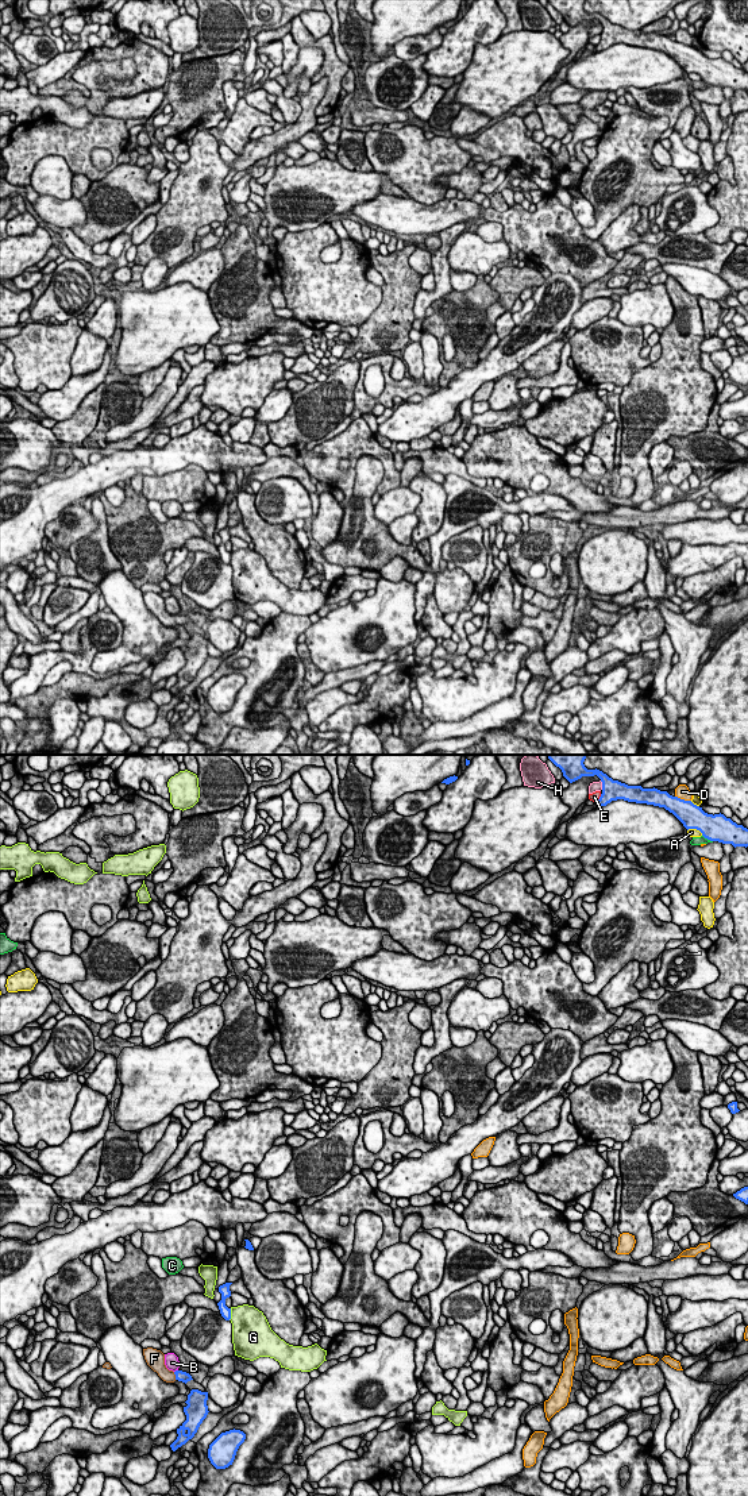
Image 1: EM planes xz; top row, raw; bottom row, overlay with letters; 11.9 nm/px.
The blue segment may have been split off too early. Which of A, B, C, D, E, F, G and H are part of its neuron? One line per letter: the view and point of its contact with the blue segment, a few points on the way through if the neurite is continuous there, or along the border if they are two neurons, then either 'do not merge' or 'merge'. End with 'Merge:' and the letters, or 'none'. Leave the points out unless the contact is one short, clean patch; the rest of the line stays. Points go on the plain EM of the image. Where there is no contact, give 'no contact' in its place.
A: contact xz (696, 72); do not merge
B: contact xz (176, 615); do not merge
C: contact xz (708, 83); do not merge
D: contact xz (683, 43); do not merge
E: contact xz (600, 42); do not merge
F: contact xz (176, 620); way xz (181, 620), (176, 620), (169, 620), (158, 609); merge
G: contact xz (230, 558); do not merge
H: contact xz (602, 29); do not merge
Merge: F

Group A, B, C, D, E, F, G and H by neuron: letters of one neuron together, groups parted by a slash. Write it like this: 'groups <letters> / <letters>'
groups A / B / C / D / E / F / G / H

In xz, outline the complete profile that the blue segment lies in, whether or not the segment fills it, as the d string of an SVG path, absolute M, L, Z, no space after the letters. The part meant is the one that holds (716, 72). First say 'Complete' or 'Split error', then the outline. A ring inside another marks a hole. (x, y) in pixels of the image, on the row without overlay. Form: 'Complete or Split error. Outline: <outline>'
Complete. Outline: M548 0L548 3L562 14L563 20L570 27L582 20L597 19L602 26L602 38L595 46L597 51L606 50L617 43L664 51L672 57L687 74L697 73L710 85L732 88L734 92L748 90L748 73L743 69L737 69L721 57L714 59L707 58L691 45L672 41L667 35L660 35L655 31L643 32L641 30L628 30L613 24L597 12L587 14L583 8L586 0Z

